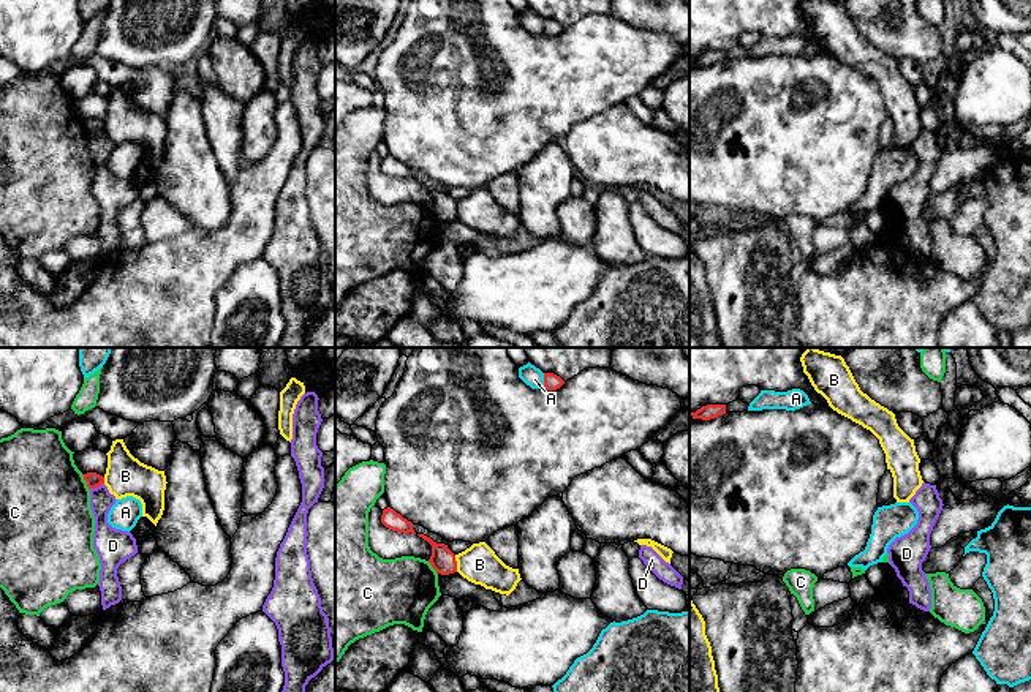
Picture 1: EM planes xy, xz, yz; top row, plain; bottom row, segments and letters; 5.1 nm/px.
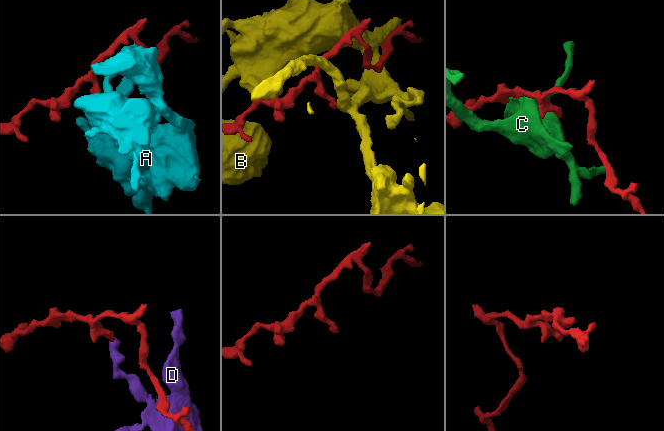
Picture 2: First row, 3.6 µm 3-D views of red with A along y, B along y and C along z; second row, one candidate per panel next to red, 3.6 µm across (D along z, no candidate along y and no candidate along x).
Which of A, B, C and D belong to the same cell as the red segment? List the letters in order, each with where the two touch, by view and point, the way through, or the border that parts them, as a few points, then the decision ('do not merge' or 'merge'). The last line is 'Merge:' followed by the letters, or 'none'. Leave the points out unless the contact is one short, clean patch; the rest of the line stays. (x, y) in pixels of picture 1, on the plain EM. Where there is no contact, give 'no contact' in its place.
A: contact xz (544, 27); border xz (543, 19), (544, 33); do not merge
B: contact xz (456, 209); border xz (454, 201), (457, 217); do not merge
C: contact xy (86, 127); do not merge
D: contact xy (95, 133); border xy (103, 128), (89, 135); do not merge
Merge: none

